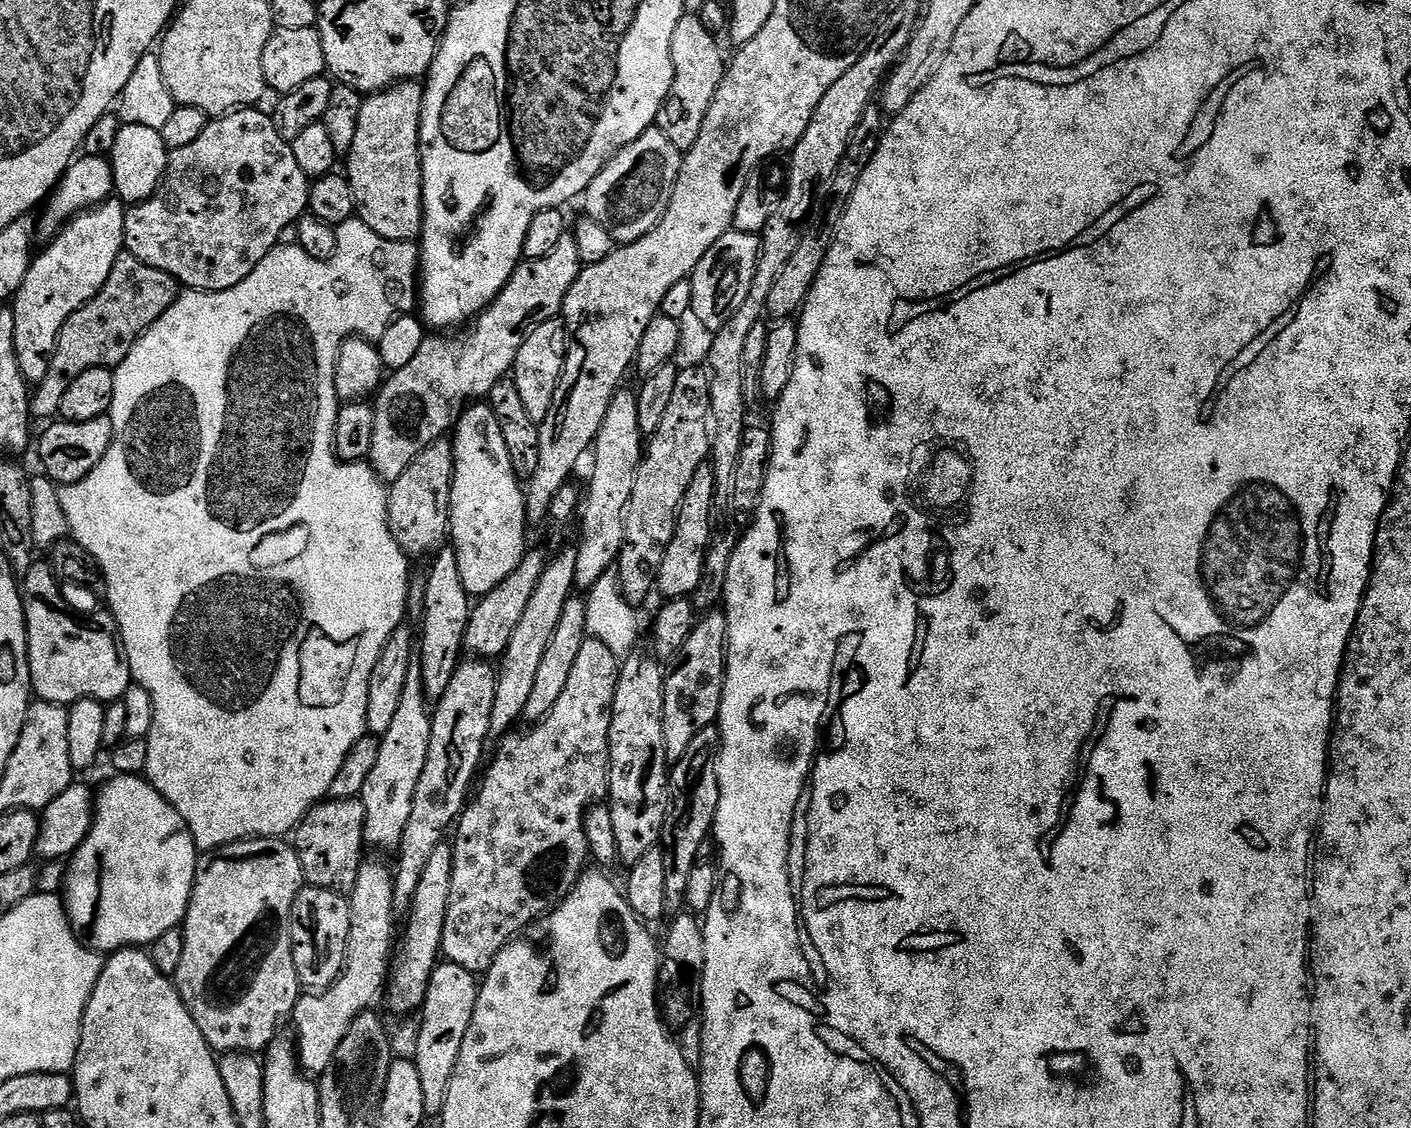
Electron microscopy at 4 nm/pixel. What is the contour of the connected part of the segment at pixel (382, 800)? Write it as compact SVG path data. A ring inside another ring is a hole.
M419 659L410 662L410 674L406 674L406 686L402 686L402 698L398 710L390 722L390 730L379 737L378 762L362 793L366 822L364 823L364 842L369 849L399 849L402 834L406 834L406 822L410 822L410 810L414 810L414 790L418 790L418 778L426 766L426 754L430 750L430 730L432 712L430 701L424 693L422 670Z

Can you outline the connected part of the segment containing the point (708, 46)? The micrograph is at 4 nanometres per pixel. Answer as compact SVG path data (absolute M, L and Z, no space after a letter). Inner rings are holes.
M686 14L674 26L674 38L670 38L670 54L674 62L674 82L668 101L656 115L655 127L660 129L680 153L686 153L694 142L698 142L698 133L702 131L702 122L714 102L714 94L722 82L726 71L726 56L720 53L721 41L702 26L699 15Z

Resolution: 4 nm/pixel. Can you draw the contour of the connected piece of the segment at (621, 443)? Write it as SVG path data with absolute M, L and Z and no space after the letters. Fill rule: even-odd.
M628 386L621 387L610 402L610 410L606 410L606 418L602 418L602 426L592 448L594 468L582 502L580 540L576 542L575 584L579 591L586 592L592 588L619 559L622 542L625 541L625 511L630 494L634 492L634 480L645 447L646 440L638 424L637 393Z

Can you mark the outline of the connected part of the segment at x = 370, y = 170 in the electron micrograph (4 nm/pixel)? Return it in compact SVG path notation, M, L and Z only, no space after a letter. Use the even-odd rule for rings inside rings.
M401 80L381 92L373 92L358 114L354 144L346 153L348 185L354 194L356 216L374 234L391 240L419 241L424 231L422 162L420 161L420 119L424 105L424 84Z

